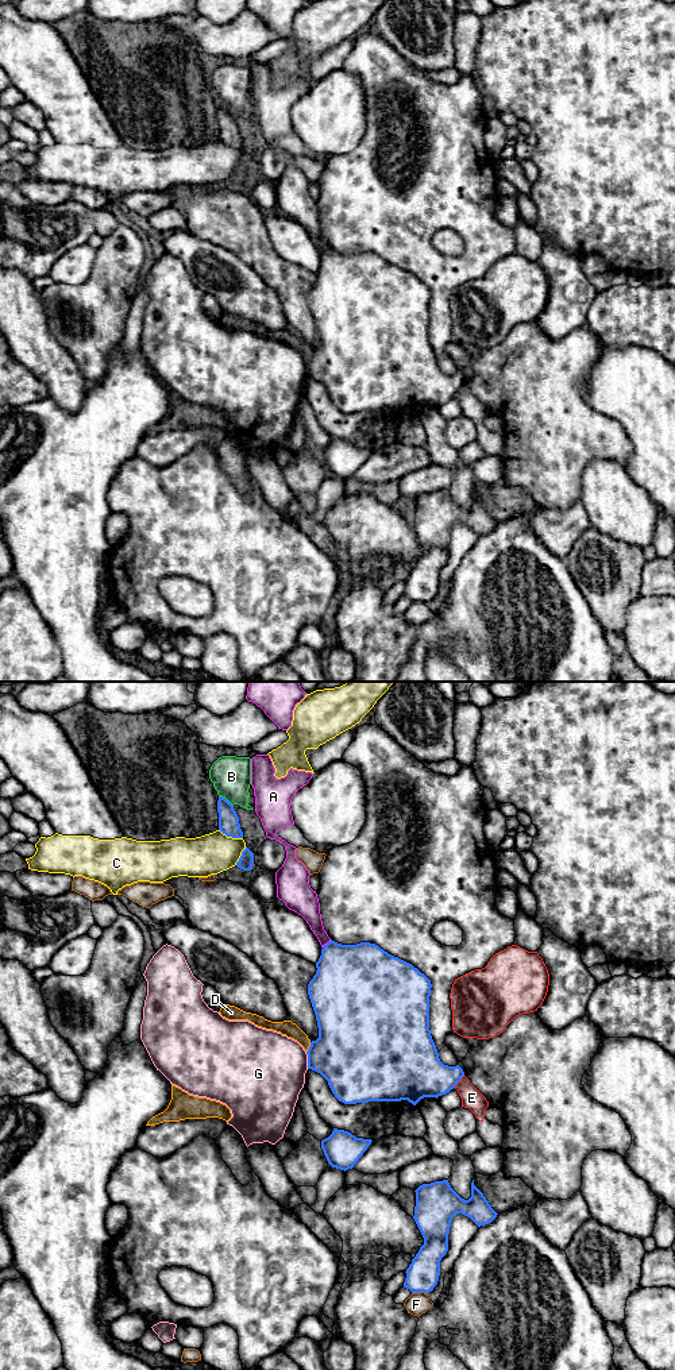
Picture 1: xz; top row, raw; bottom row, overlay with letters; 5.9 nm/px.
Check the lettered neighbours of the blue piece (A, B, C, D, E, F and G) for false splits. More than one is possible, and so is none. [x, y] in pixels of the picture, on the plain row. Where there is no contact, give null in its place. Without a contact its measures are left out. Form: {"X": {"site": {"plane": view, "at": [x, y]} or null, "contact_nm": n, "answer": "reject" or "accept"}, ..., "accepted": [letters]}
{"A": {"site": {"plane": "xz", "at": [327, 253]}, "contact_nm": 80, "answer": "reject"}, "B": {"site": {"plane": "xz", "at": [226, 108]}, "contact_nm": 110, "answer": "reject"}, "C": {"site": {"plane": "xz", "at": [231, 145]}, "contact_nm": 160, "answer": "reject"}, "D": {"site": {"plane": "xz", "at": [309, 357]}, "contact_nm": 70, "answer": "reject"}, "E": {"site": {"plane": "xz", "at": [459, 389]}, "contact_nm": 100, "answer": "reject"}, "F": {"site": {"plane": "xz", "at": [419, 599]}, "contact_nm": 100, "answer": "reject"}, "G": {"site": {"plane": "xz", "at": [308, 369]}, "contact_nm": 110, "answer": "reject"}, "accepted": []}

